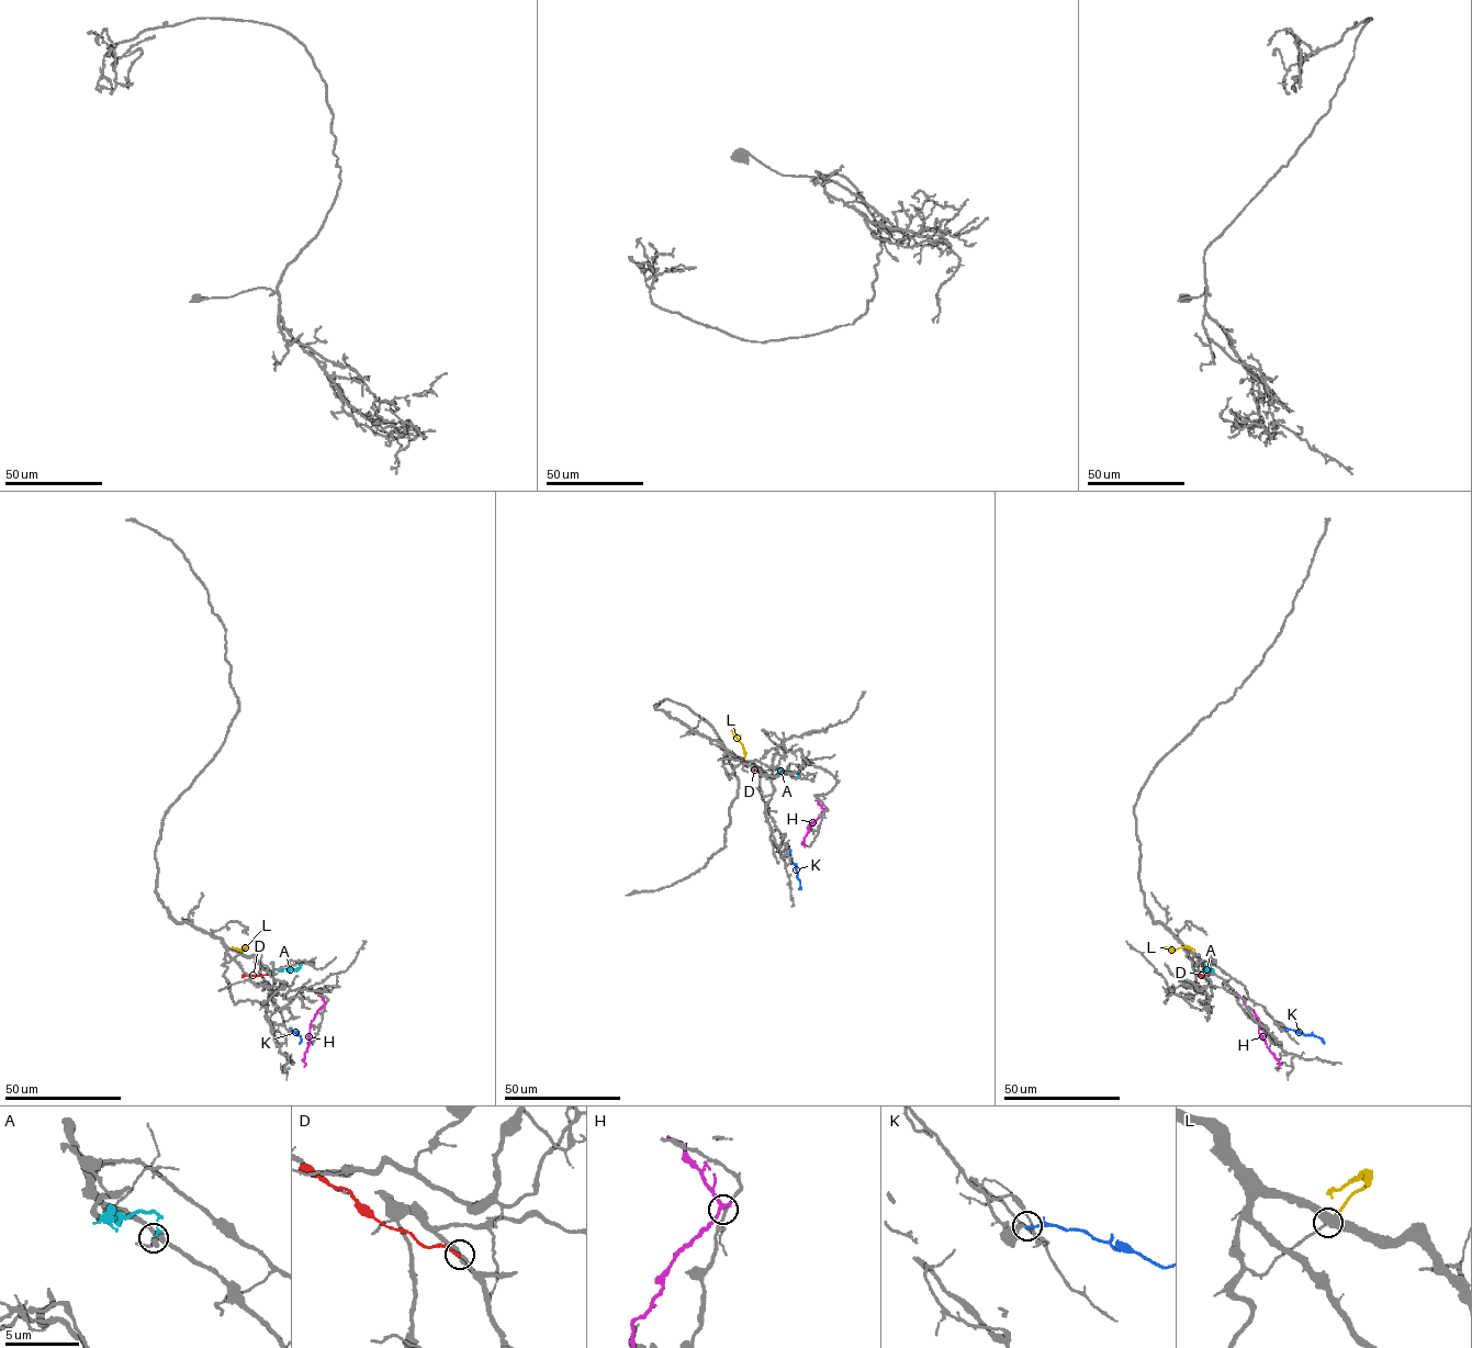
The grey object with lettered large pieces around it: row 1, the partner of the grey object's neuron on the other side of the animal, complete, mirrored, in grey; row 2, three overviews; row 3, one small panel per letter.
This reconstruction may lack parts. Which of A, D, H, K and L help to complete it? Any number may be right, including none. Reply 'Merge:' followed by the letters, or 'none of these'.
Merge: D, K, L

